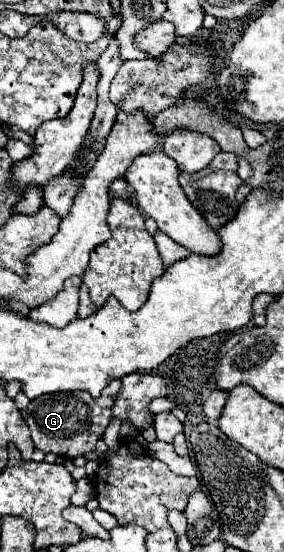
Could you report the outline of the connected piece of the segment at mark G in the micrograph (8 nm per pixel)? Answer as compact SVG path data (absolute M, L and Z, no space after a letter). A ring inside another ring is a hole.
M113 379L103 393L95 399L87 391L67 391L67 393L49 393L33 399L27 407L27 425L37 449L43 453L55 453L59 457L75 459L95 449L97 439L103 437L105 427L111 421L111 405L119 397L121 379Z

